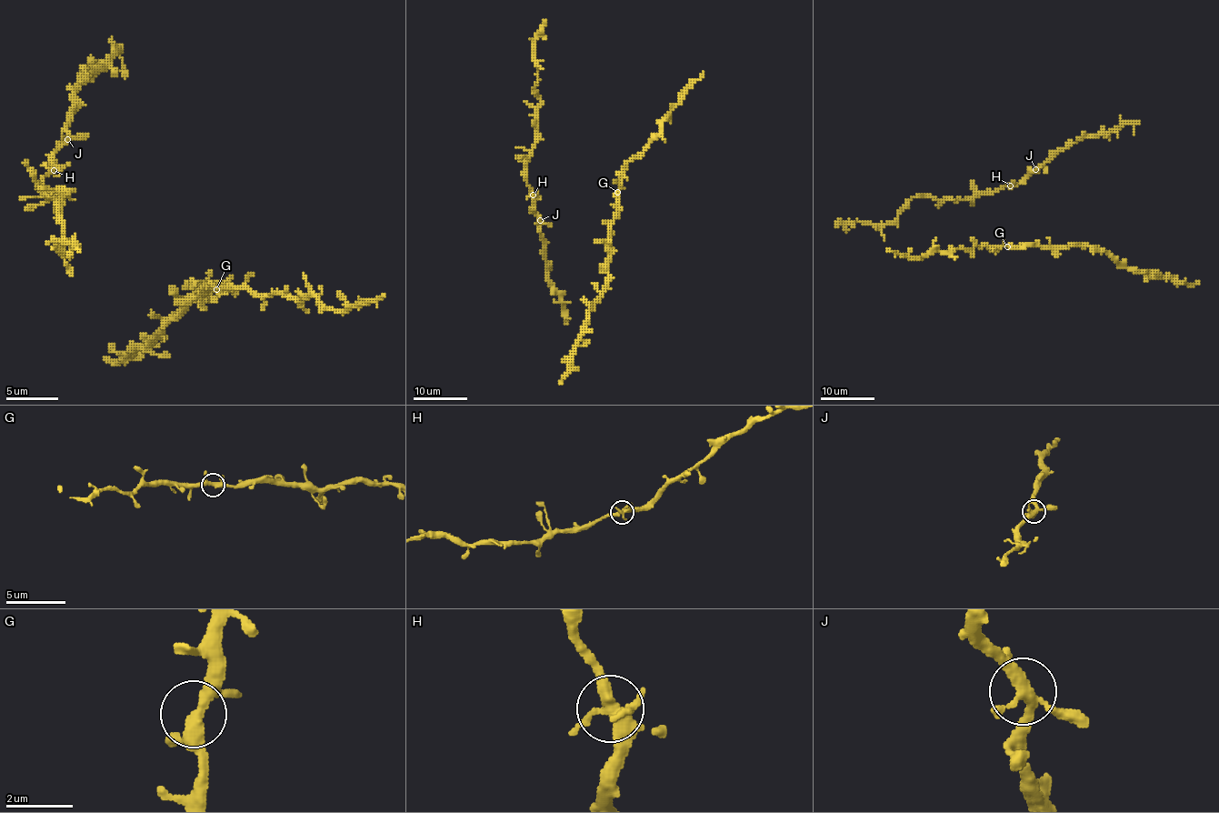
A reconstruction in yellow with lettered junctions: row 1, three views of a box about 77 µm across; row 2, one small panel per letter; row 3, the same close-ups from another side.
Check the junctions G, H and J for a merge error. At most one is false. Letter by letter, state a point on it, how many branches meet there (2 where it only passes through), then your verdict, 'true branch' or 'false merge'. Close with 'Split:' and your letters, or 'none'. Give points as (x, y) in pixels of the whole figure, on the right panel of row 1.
G: (1007, 246) | 4 | true branch
H: (1010, 185) | 5 | true branch
J: (1035, 169) | 5 | true branch
Split: none

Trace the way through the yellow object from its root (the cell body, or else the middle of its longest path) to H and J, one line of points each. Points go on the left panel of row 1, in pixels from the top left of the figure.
H: (70, 165), (54, 171)
J: (70, 165), (59, 168), (54, 163), (54, 152), (67, 139)

